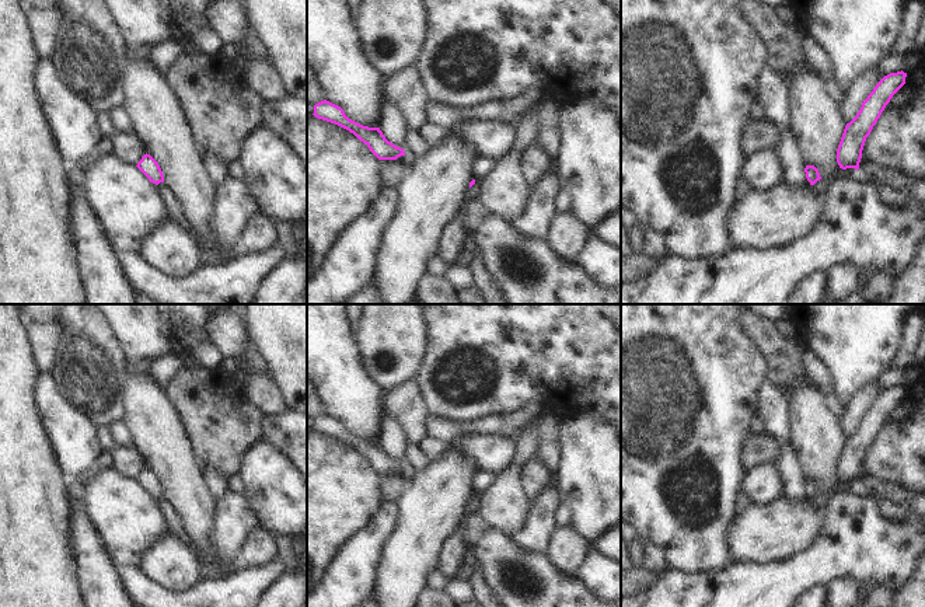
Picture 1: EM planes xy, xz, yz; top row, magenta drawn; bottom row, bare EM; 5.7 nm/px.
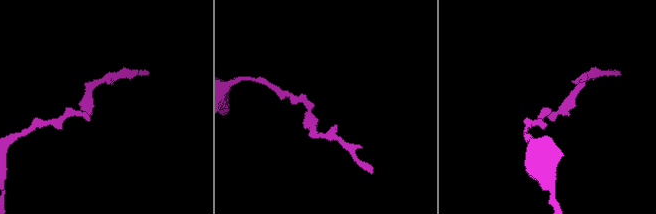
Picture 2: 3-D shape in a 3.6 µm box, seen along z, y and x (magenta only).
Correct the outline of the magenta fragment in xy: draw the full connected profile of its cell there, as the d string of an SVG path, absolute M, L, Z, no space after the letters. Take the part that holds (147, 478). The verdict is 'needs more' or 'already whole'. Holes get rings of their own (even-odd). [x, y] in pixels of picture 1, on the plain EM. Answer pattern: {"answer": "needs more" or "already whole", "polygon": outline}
{"answer": "already whole", "polygon": "M144 468L136 481L149 492L150 496L156 499L164 496L163 485L150 468Z"}

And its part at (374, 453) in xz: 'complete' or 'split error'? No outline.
complete

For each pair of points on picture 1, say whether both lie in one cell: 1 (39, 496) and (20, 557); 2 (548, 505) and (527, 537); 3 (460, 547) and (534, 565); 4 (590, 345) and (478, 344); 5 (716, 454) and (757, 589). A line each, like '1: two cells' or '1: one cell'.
1: one cell
2: one cell
3: two cells
4: one cell
5: two cells

